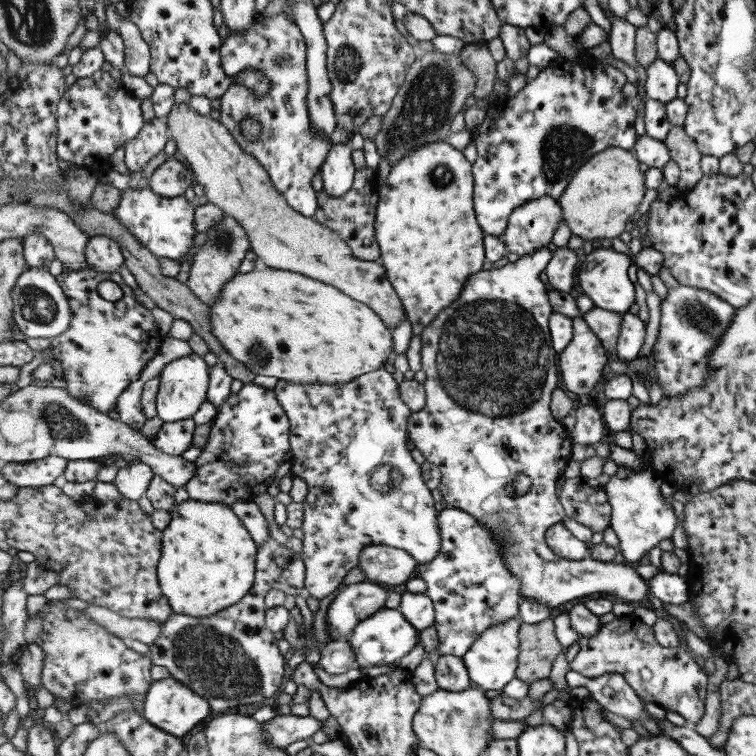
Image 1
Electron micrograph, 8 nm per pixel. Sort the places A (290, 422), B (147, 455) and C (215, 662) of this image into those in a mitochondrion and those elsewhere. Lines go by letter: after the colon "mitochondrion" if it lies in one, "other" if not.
A: other
B: other
C: mitochondrion

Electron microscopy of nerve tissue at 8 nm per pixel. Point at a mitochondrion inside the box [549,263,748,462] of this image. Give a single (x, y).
(695, 314)

